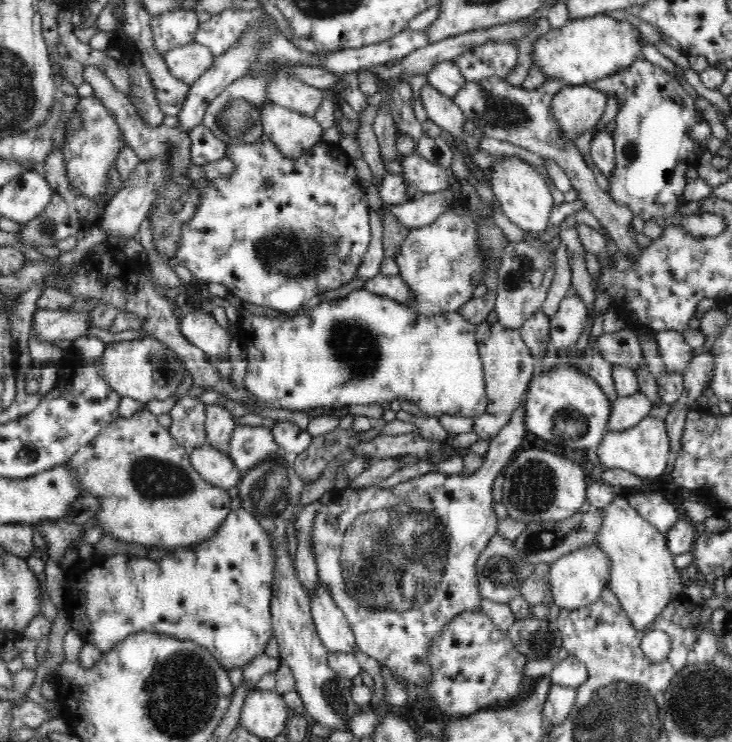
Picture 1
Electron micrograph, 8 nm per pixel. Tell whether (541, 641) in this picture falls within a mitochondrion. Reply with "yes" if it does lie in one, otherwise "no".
yes

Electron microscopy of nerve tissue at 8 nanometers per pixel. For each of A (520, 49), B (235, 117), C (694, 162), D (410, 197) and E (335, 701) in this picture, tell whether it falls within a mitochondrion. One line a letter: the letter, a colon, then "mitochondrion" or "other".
A: other
B: mitochondrion
C: other
D: other
E: mitochondrion

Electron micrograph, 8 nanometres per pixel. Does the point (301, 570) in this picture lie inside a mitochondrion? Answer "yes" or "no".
no

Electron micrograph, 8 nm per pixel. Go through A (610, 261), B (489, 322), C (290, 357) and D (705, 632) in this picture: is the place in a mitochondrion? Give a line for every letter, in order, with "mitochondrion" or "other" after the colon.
A: other
B: other
C: other
D: other

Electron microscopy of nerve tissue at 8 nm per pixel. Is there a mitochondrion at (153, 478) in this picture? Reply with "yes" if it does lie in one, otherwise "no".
yes

